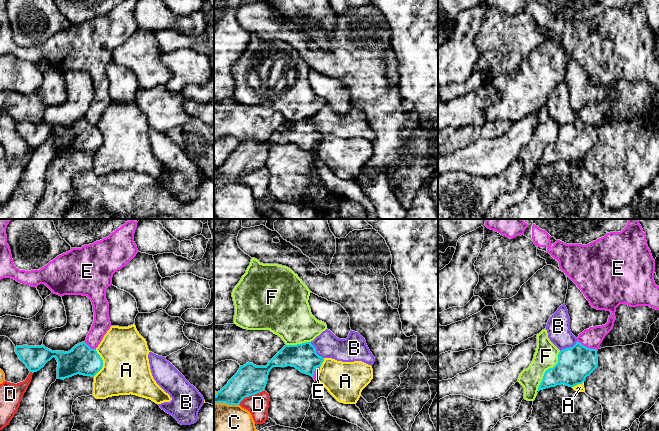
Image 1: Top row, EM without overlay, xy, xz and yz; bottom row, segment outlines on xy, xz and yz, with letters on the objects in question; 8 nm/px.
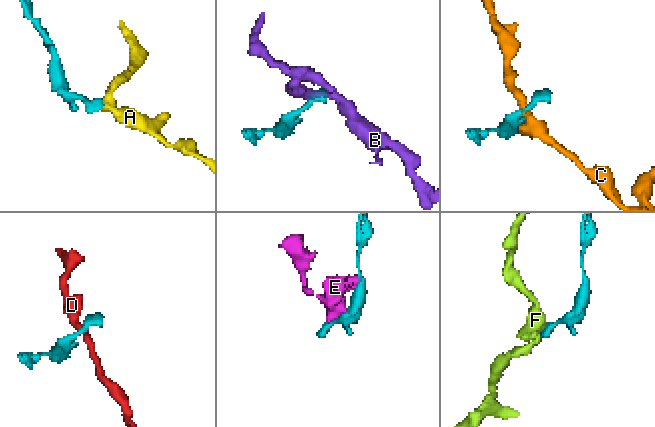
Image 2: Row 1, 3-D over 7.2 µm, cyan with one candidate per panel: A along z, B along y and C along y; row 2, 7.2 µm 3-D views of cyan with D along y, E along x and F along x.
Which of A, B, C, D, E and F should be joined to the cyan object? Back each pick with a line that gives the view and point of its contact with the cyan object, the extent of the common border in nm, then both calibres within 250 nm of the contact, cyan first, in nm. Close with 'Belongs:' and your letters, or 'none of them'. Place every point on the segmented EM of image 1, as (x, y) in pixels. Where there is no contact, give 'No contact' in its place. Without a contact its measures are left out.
Belongs: none of them

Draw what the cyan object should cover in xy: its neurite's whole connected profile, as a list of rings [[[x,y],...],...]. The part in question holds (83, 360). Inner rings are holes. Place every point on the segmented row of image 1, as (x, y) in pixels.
[[[85,342],[75,345],[70,351],[52,351],[41,346],[16,346],[15,352],[19,359],[26,365],[30,372],[34,373],[39,371],[44,365],[50,361],[53,357],[58,362],[57,367],[57,379],[66,379],[74,375],[80,374],[84,376],[94,377],[103,367],[103,360],[97,353],[96,349],[91,349]]]

